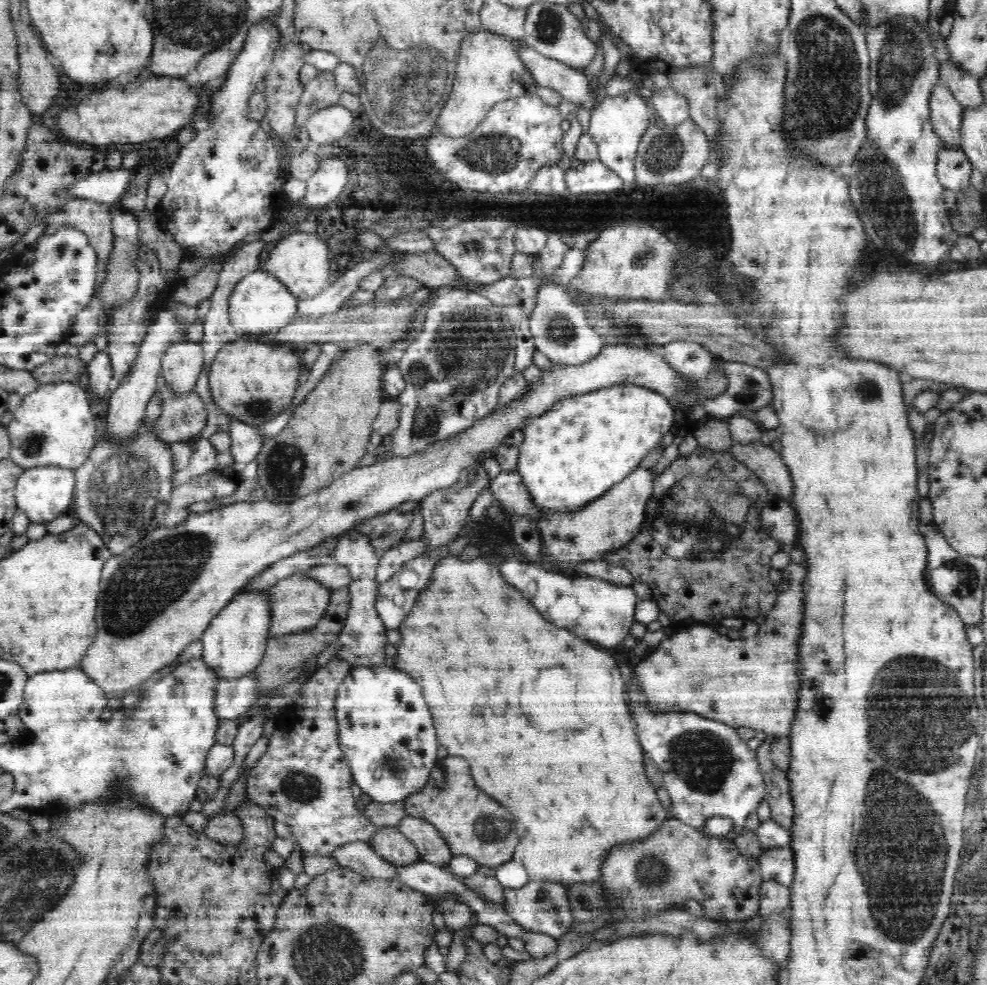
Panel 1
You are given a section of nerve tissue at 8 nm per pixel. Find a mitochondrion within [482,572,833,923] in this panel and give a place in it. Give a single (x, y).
(700, 759)

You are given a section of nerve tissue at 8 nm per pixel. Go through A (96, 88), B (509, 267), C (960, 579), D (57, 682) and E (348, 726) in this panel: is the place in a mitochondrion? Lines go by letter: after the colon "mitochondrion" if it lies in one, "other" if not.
A: other
B: other
C: mitochondrion
D: other
E: other

